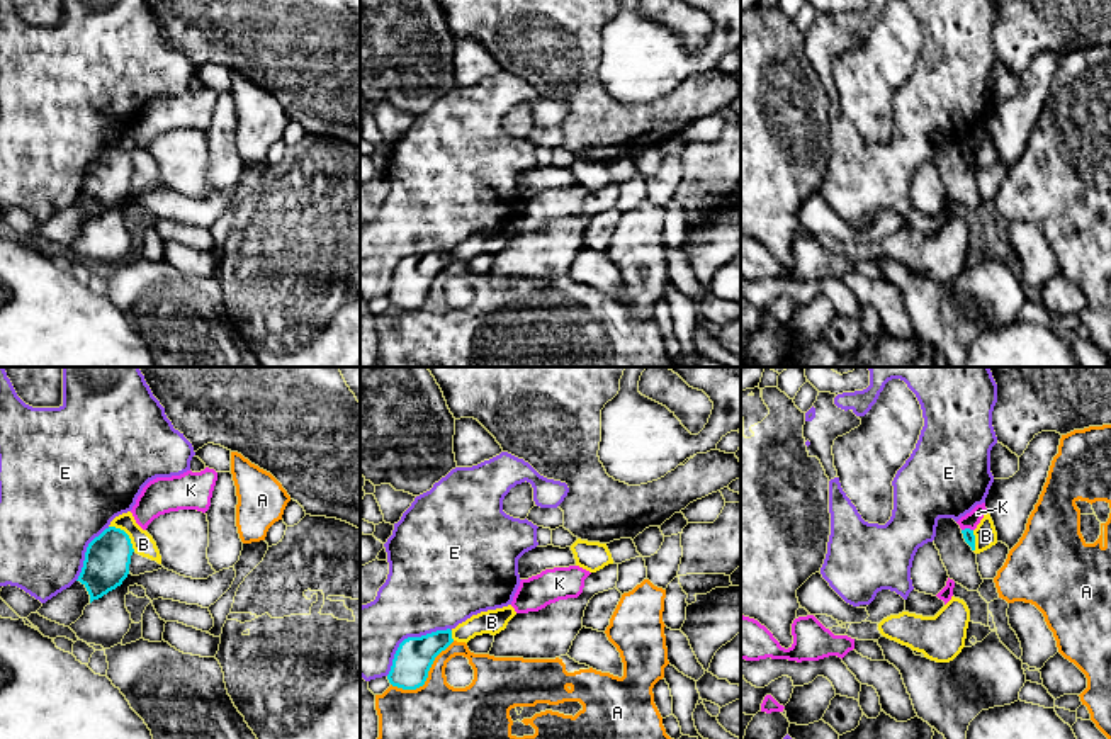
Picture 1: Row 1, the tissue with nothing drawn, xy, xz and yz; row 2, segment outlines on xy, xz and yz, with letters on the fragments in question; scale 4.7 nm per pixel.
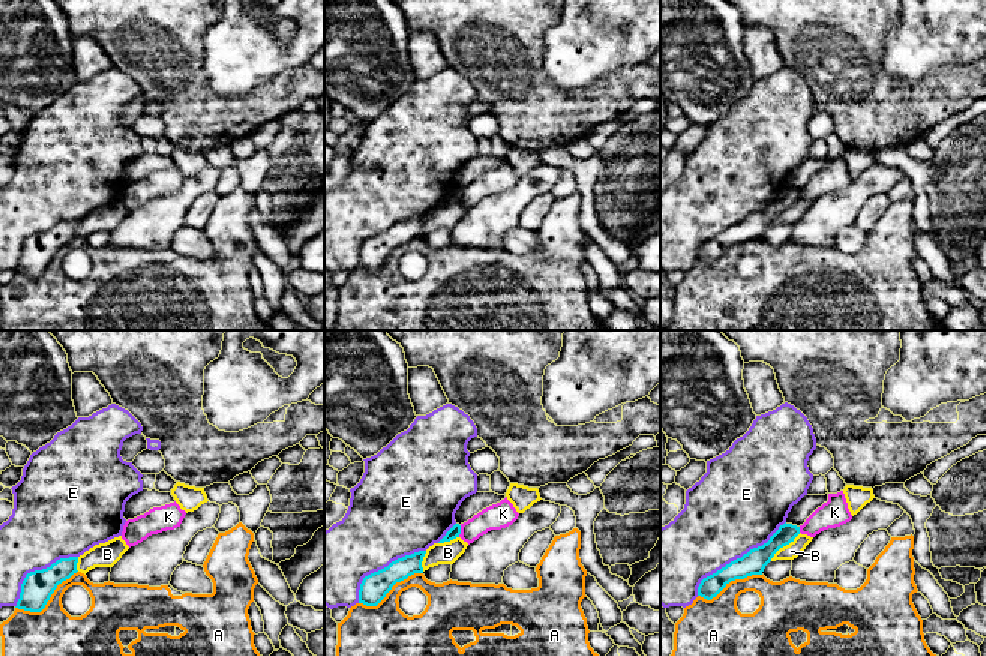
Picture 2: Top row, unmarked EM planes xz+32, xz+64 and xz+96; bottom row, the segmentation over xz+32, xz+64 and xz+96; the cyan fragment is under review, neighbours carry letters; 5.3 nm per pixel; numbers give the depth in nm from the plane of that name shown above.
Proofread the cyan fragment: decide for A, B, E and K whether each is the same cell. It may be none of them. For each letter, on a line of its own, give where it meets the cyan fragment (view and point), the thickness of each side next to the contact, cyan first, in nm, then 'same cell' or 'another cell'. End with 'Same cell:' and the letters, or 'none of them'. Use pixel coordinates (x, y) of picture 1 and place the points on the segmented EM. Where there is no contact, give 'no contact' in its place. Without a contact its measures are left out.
A: xz (427, 676) | 180/280 nm | another cell
B: xy (126, 534) | 220/110 nm | another cell
E: xz (410, 637) | 180/400 nm | another cell
K: yz (967, 529) | 50/80 nm | another cell
Same cell: none of them

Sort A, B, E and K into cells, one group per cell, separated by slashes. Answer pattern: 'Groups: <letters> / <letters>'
Groups: A / B / E / K

